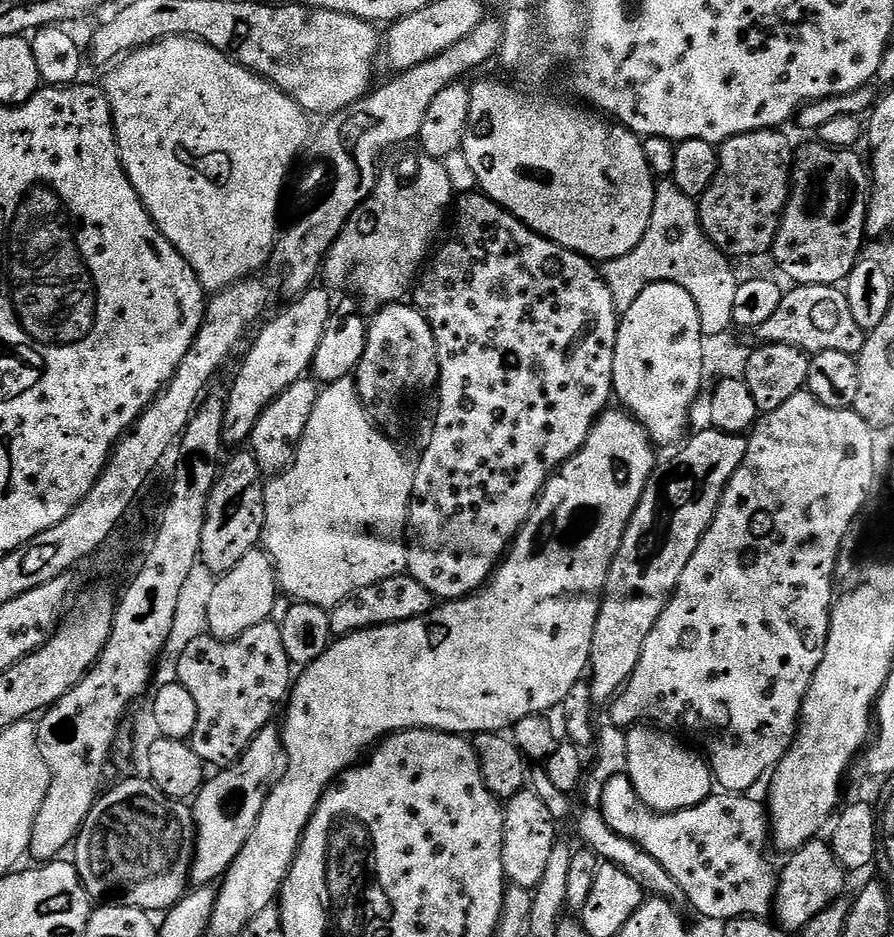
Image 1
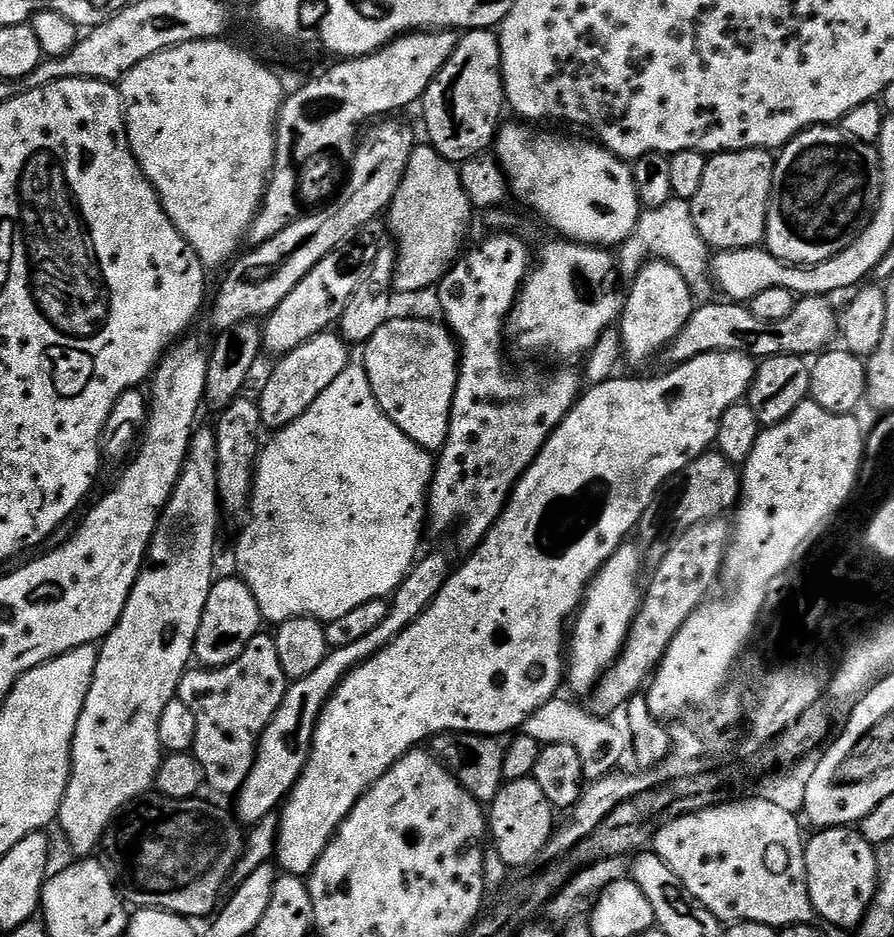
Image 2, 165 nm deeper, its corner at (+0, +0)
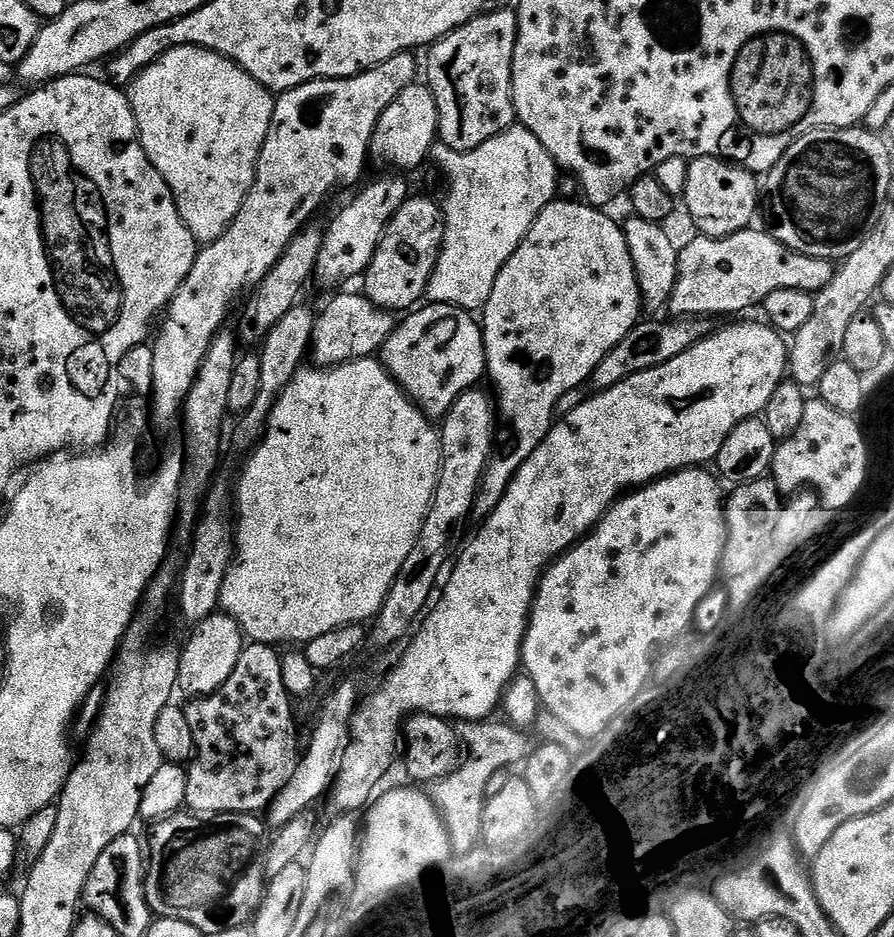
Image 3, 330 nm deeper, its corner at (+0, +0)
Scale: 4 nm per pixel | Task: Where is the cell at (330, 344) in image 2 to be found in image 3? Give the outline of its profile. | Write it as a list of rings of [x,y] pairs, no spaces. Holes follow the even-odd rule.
[[[341,291],[324,309],[319,309],[312,335],[310,356],[319,367],[337,368],[347,360],[372,358],[383,349],[384,343],[396,329],[398,320],[385,308],[374,306],[367,296],[356,292]]]

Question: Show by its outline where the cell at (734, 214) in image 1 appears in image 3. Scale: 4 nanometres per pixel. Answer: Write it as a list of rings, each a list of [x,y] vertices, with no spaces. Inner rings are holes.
[[[697,156],[689,159],[686,174],[686,188],[682,203],[688,207],[695,231],[702,236],[712,236],[716,240],[735,232],[742,232],[758,216],[758,180],[753,173],[719,160],[713,156]]]

